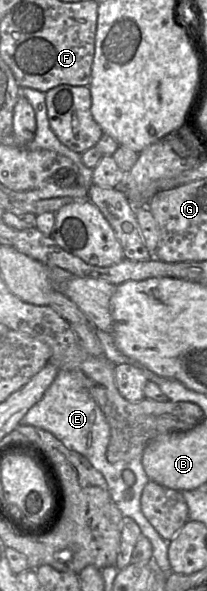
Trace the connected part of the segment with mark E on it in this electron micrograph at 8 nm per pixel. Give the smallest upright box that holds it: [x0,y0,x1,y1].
[21,370,173,573]

